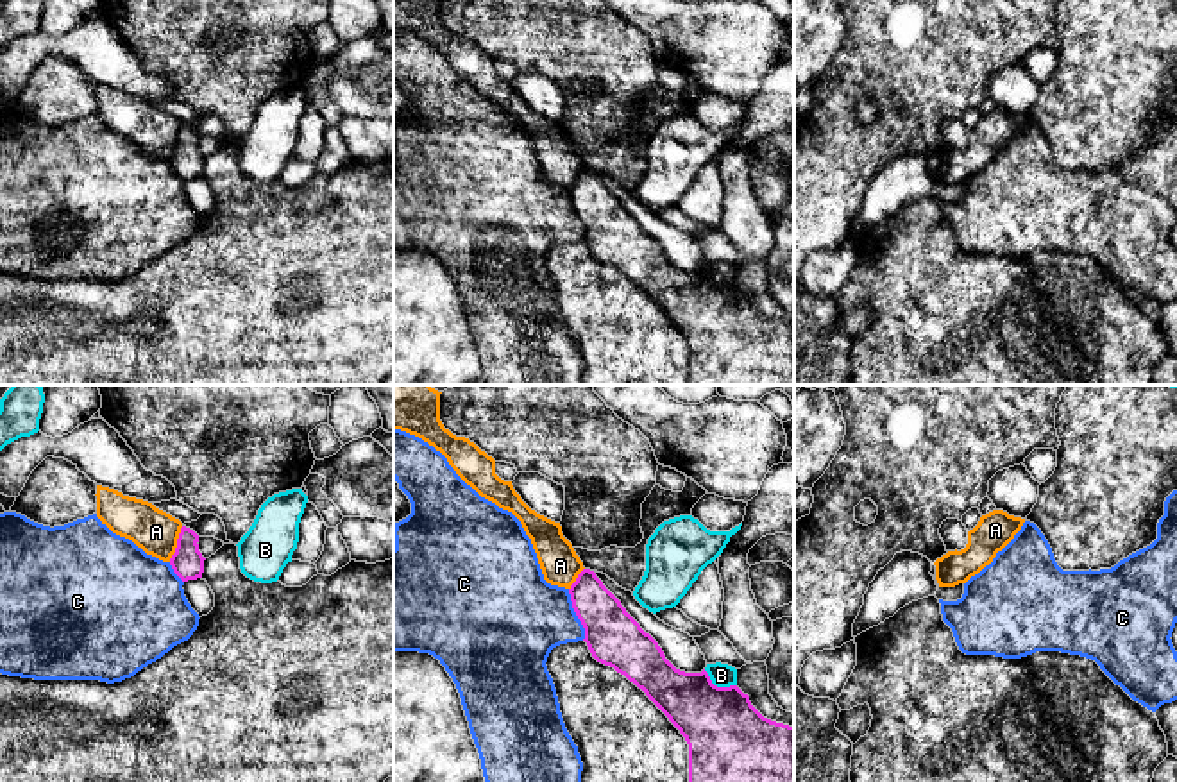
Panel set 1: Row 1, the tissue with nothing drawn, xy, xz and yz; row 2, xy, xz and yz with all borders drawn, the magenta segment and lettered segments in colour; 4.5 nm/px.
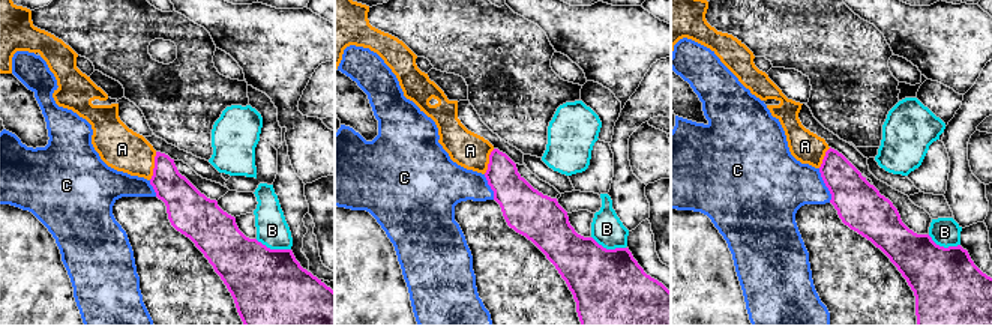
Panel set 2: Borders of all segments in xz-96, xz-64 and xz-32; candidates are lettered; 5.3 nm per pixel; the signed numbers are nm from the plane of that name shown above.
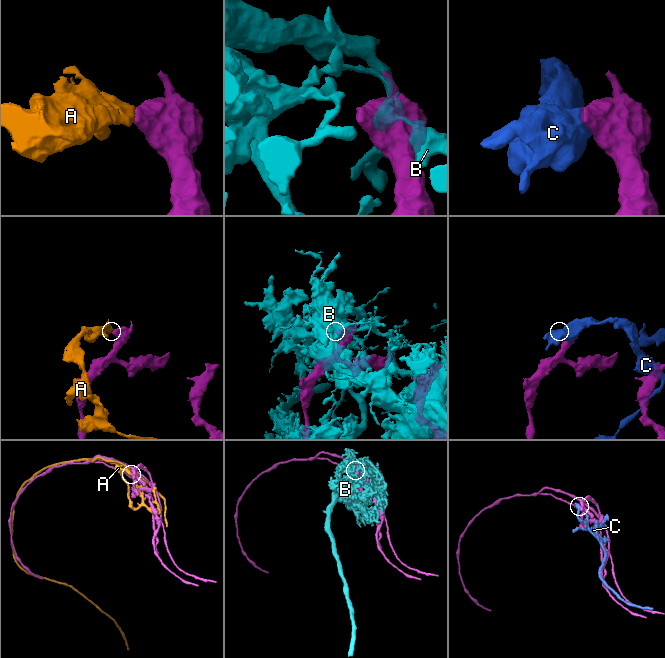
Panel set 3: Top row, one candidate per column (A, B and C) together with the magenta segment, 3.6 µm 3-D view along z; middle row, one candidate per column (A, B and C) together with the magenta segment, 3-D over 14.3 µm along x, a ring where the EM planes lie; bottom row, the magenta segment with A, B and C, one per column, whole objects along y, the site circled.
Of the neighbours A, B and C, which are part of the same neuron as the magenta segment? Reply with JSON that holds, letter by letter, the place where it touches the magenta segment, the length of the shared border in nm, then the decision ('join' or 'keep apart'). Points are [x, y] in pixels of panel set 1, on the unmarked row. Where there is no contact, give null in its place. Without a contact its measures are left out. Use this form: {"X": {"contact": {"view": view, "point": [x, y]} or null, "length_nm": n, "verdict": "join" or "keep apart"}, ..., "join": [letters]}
{"A": {"contact": {"view": "xy", "point": [177, 144]}, "length_nm": 170, "verdict": "keep apart"}, "B": {"contact": {"view": "xz", "point": [716, 285]}, "length_nm": 170, "verdict": "keep apart"}, "C": {"contact": {"view": "xz", "point": [576, 213]}, "length_nm": 240, "verdict": "keep apart"}, "join": []}

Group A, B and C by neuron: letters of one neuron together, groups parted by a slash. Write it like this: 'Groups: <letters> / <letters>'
Groups: A / B / C

